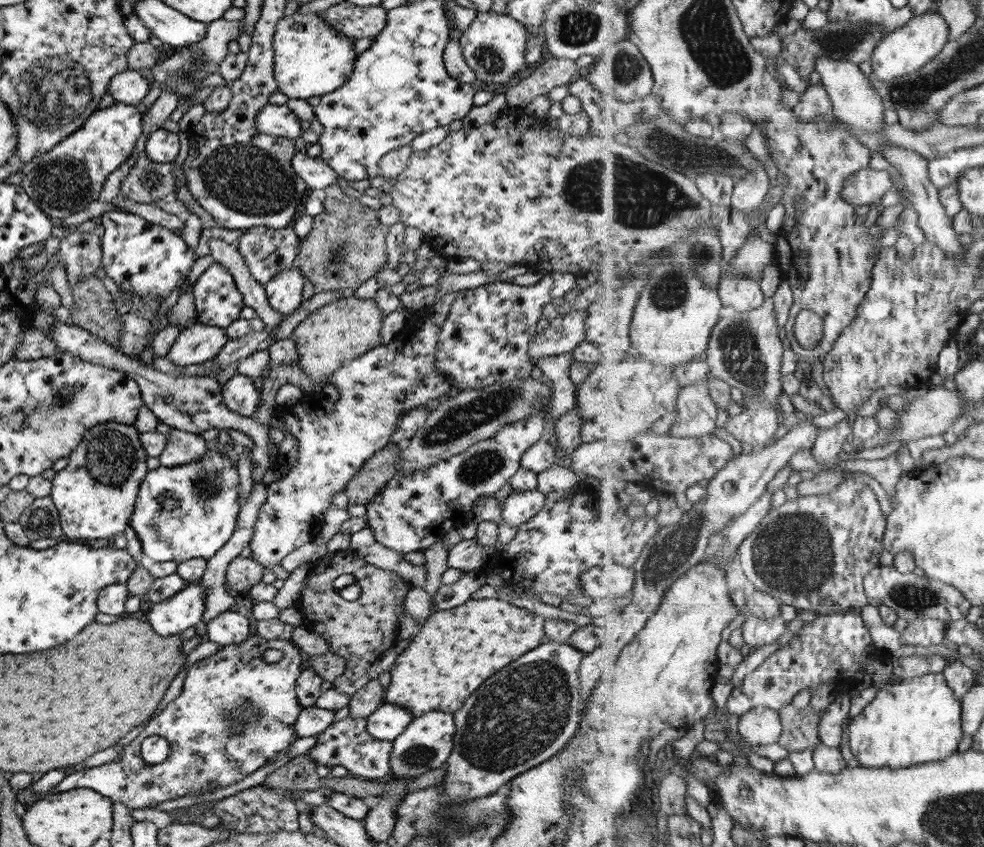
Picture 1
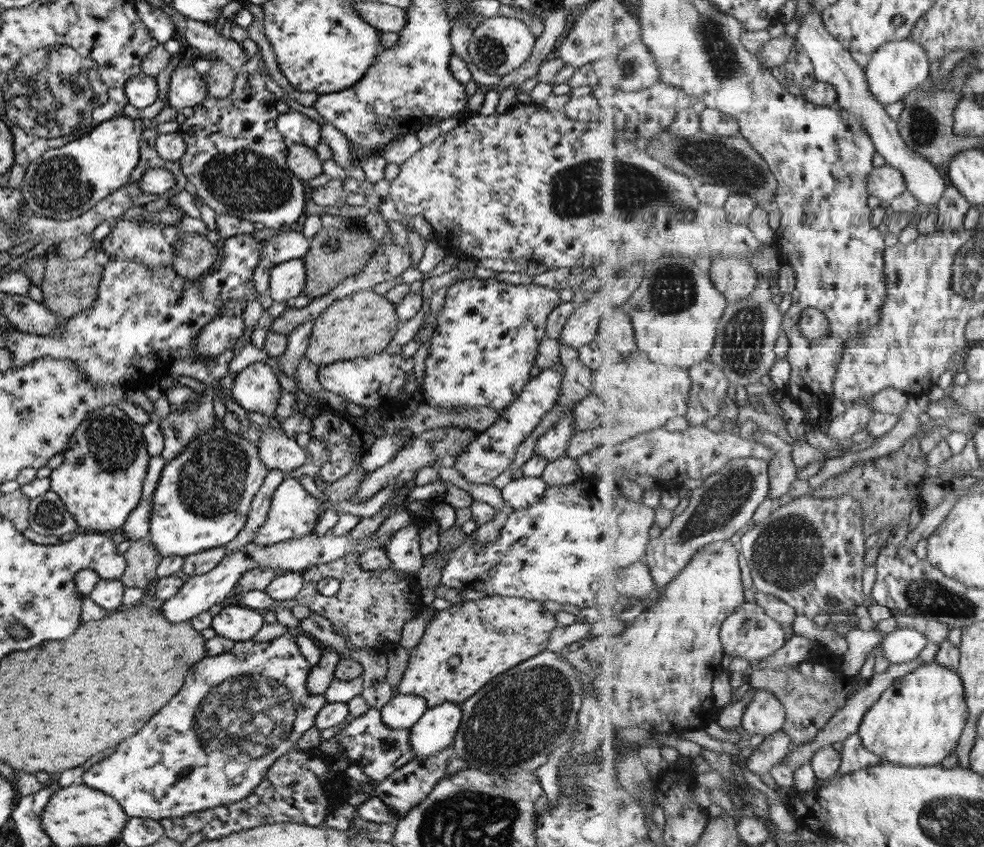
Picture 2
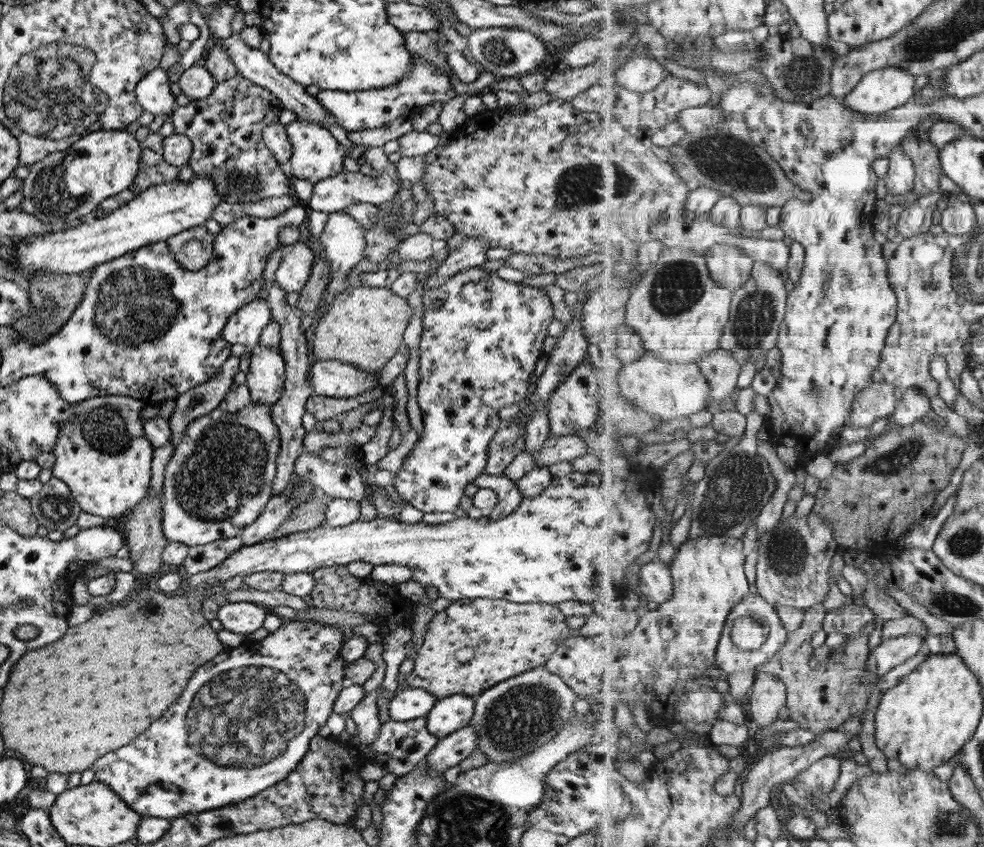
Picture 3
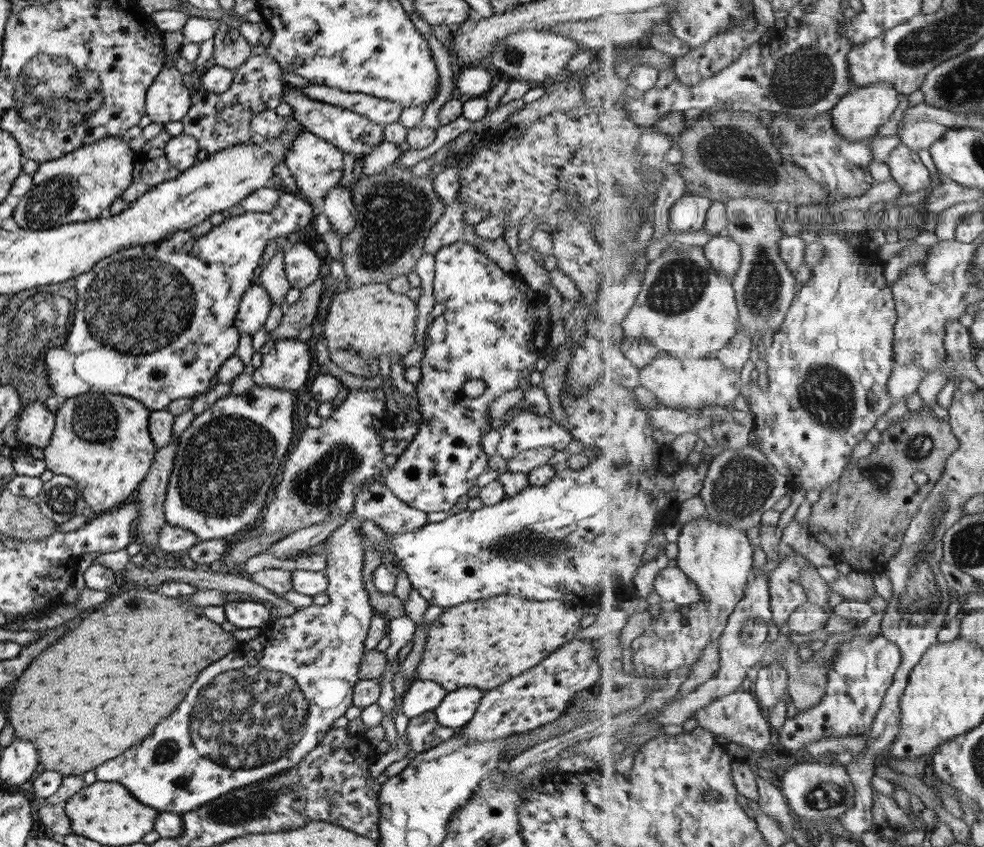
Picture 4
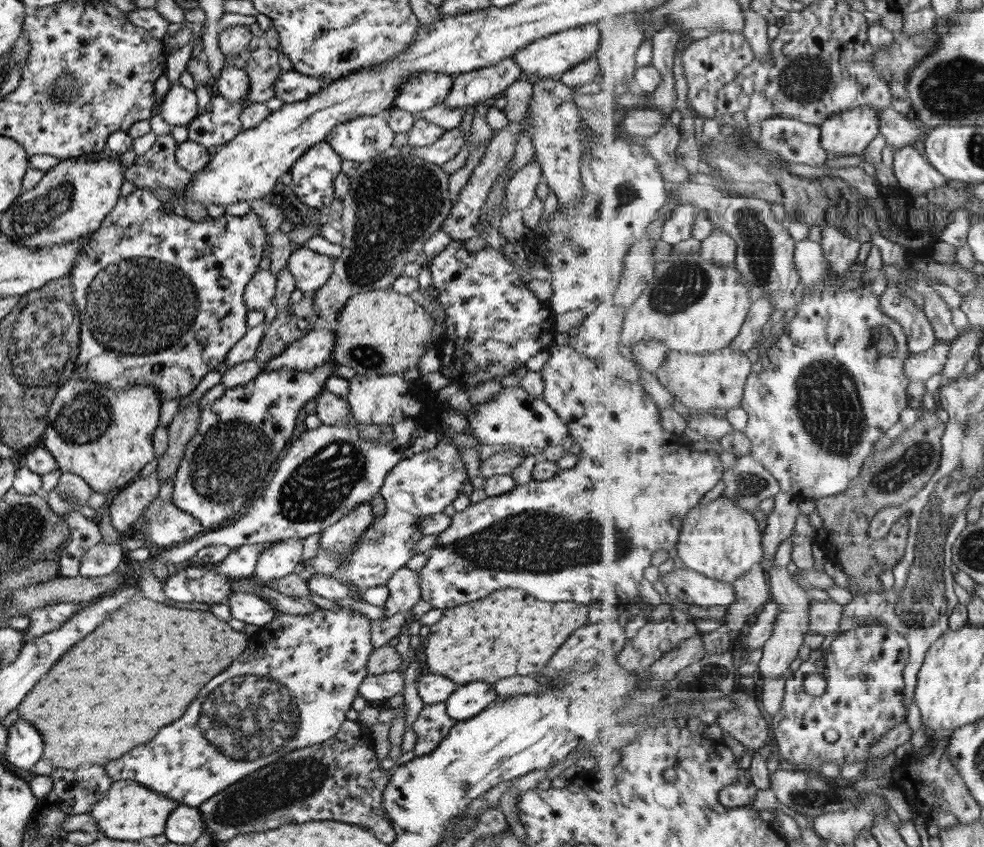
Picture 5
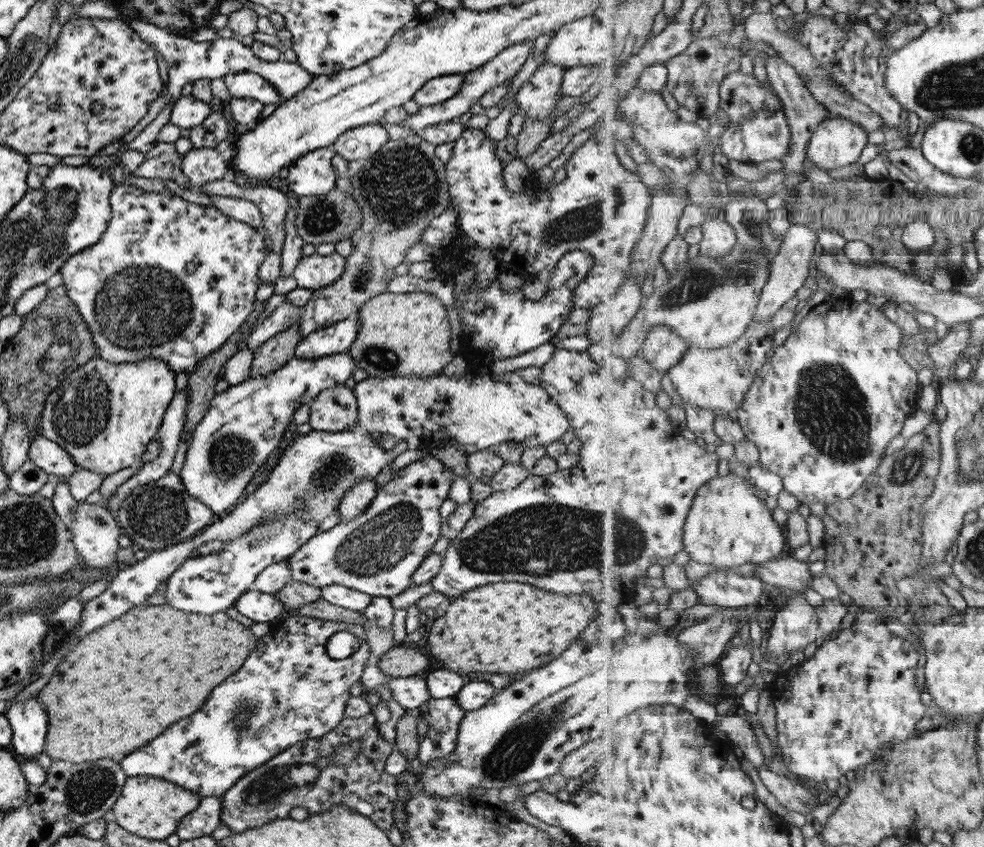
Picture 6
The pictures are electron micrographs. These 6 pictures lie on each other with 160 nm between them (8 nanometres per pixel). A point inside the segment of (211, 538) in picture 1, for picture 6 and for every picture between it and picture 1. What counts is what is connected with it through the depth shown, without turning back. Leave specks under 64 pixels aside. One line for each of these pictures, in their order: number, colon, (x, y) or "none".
2: (201, 500)
3: (217, 480)
4: (227, 459)
5: (239, 436)
6: (243, 424)

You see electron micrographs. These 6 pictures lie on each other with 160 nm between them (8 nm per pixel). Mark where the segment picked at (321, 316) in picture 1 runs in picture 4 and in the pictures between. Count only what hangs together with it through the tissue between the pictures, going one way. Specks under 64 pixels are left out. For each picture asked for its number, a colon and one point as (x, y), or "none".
2: (358, 325)
3: (362, 326)
4: (364, 322)

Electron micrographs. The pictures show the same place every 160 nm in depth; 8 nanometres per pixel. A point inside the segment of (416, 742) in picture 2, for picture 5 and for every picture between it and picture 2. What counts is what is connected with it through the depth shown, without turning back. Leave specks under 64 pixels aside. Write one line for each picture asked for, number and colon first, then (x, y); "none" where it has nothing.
3: (454, 711)
4: (457, 707)
5: (467, 700)

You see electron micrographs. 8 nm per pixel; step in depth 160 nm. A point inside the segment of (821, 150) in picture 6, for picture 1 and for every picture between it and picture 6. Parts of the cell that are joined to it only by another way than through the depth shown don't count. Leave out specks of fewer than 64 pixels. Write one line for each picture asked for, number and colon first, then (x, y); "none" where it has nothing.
1: (905, 51)
2: (895, 69)
3: (879, 92)
4: (861, 113)
5: (846, 134)

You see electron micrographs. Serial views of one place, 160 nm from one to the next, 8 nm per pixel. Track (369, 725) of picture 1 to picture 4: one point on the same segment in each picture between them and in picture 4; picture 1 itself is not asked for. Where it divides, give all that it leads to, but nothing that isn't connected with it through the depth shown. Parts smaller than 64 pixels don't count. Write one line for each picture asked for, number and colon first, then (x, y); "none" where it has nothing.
2: (401, 711)
3: (412, 703)
4: (420, 696)

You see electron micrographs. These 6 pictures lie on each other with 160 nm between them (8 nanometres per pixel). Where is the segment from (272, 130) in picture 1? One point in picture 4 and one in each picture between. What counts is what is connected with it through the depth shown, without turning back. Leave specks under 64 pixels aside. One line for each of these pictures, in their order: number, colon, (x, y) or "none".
2: (296, 128)
3: (316, 154)
4: (315, 166)

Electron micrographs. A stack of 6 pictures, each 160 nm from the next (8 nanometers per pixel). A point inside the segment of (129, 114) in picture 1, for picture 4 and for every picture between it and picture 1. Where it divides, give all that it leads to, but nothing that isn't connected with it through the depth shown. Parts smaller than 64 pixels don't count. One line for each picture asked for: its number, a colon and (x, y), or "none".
2: (64, 182)
3: (62, 187)
4: (76, 187)

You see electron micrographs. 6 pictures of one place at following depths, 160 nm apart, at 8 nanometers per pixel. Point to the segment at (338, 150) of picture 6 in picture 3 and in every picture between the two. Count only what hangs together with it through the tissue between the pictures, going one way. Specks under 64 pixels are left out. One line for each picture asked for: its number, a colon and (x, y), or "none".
3: (251, 64)
4: (352, 133)
5: (358, 140)

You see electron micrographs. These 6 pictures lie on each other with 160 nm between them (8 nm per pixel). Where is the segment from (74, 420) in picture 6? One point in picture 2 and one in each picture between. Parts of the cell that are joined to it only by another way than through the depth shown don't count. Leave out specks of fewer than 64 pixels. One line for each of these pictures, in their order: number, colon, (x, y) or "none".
2: (99, 481)
3: (101, 455)
4: (101, 441)
5: (104, 435)

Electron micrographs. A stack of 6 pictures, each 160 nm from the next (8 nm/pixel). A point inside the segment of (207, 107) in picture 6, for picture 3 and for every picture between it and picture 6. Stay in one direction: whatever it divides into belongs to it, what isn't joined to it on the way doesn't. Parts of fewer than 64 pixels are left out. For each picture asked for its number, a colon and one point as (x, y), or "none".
3: (152, 93)
4: (167, 99)
5: (178, 106)

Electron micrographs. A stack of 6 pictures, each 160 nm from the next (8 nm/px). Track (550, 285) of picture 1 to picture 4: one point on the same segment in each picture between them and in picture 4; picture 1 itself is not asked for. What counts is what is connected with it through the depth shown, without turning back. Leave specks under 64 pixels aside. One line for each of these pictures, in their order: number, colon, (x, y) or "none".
2: (487, 333)
3: (477, 351)
4: (493, 328)

